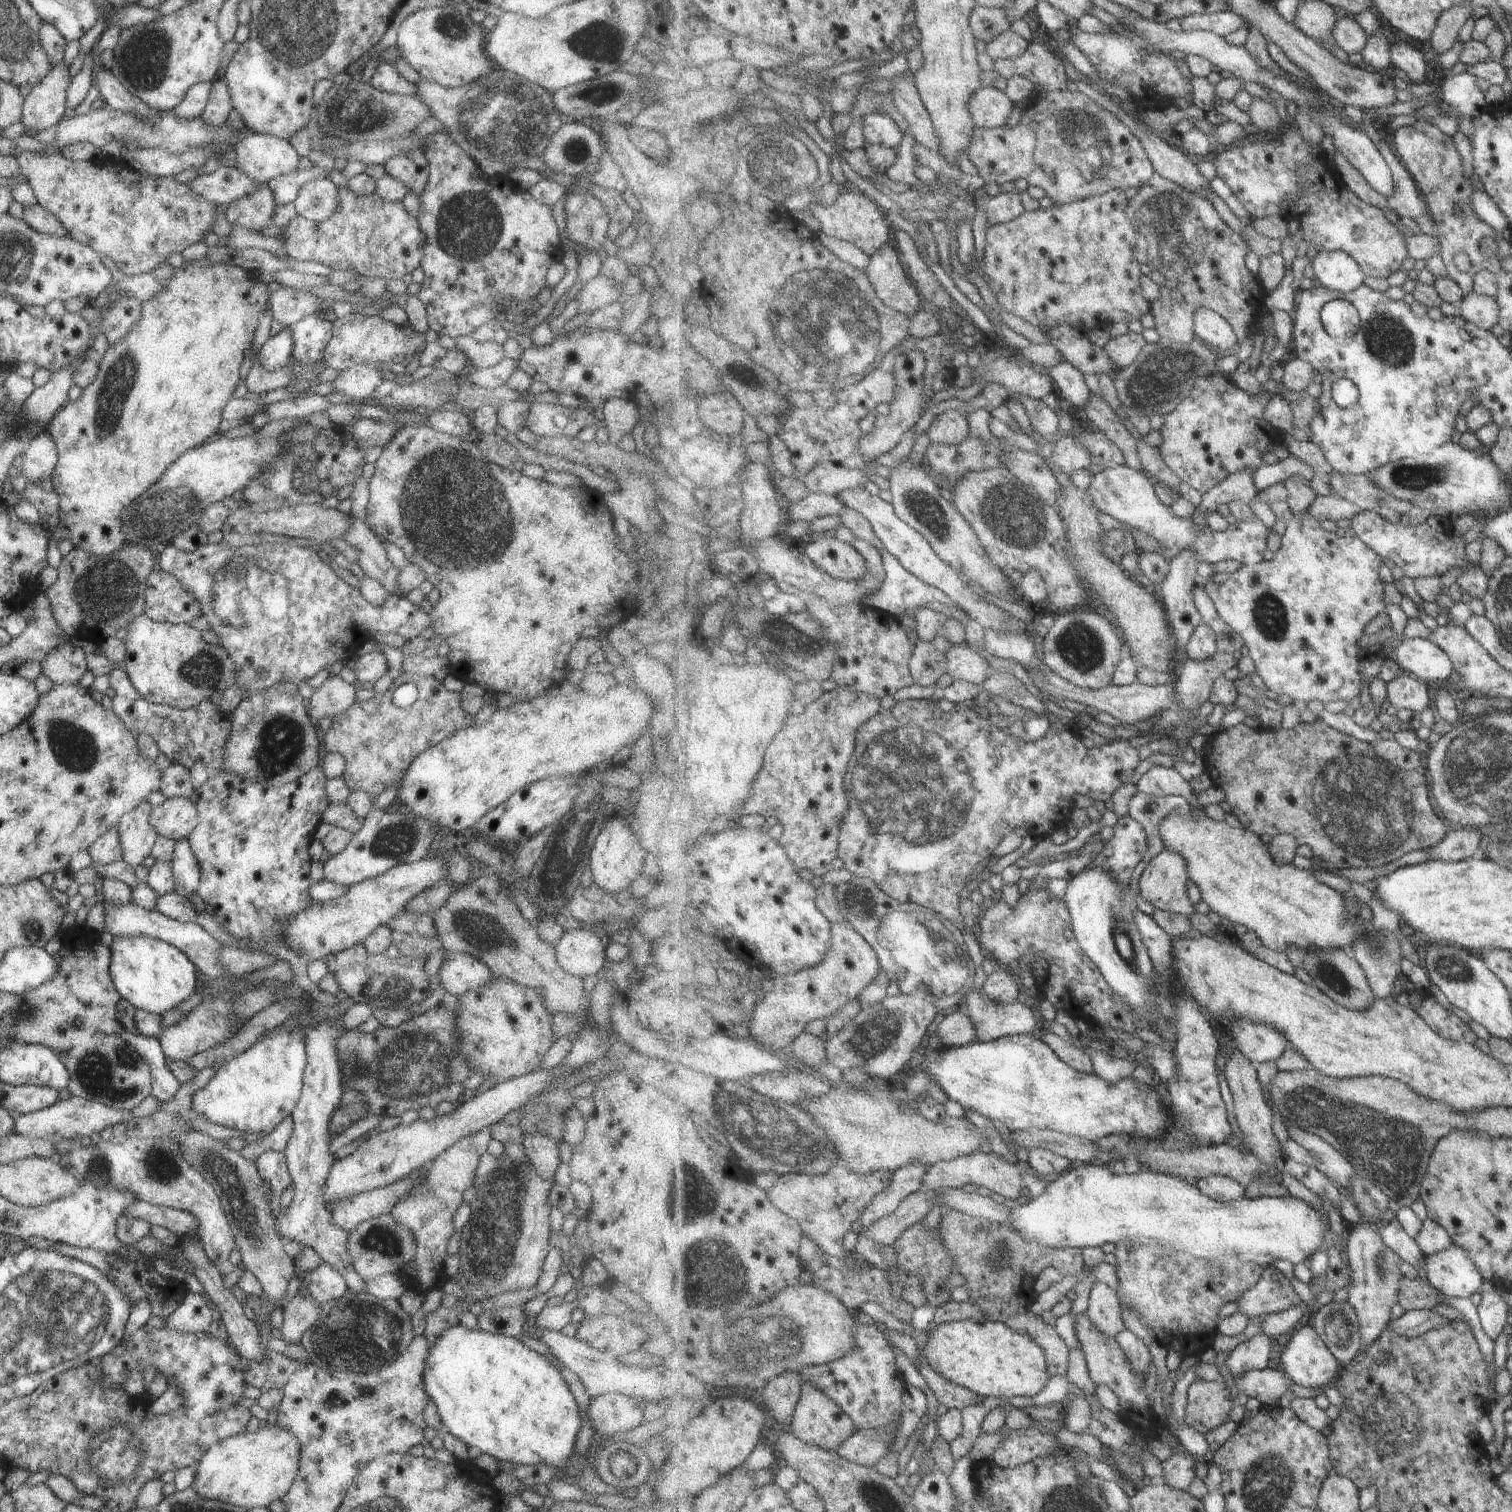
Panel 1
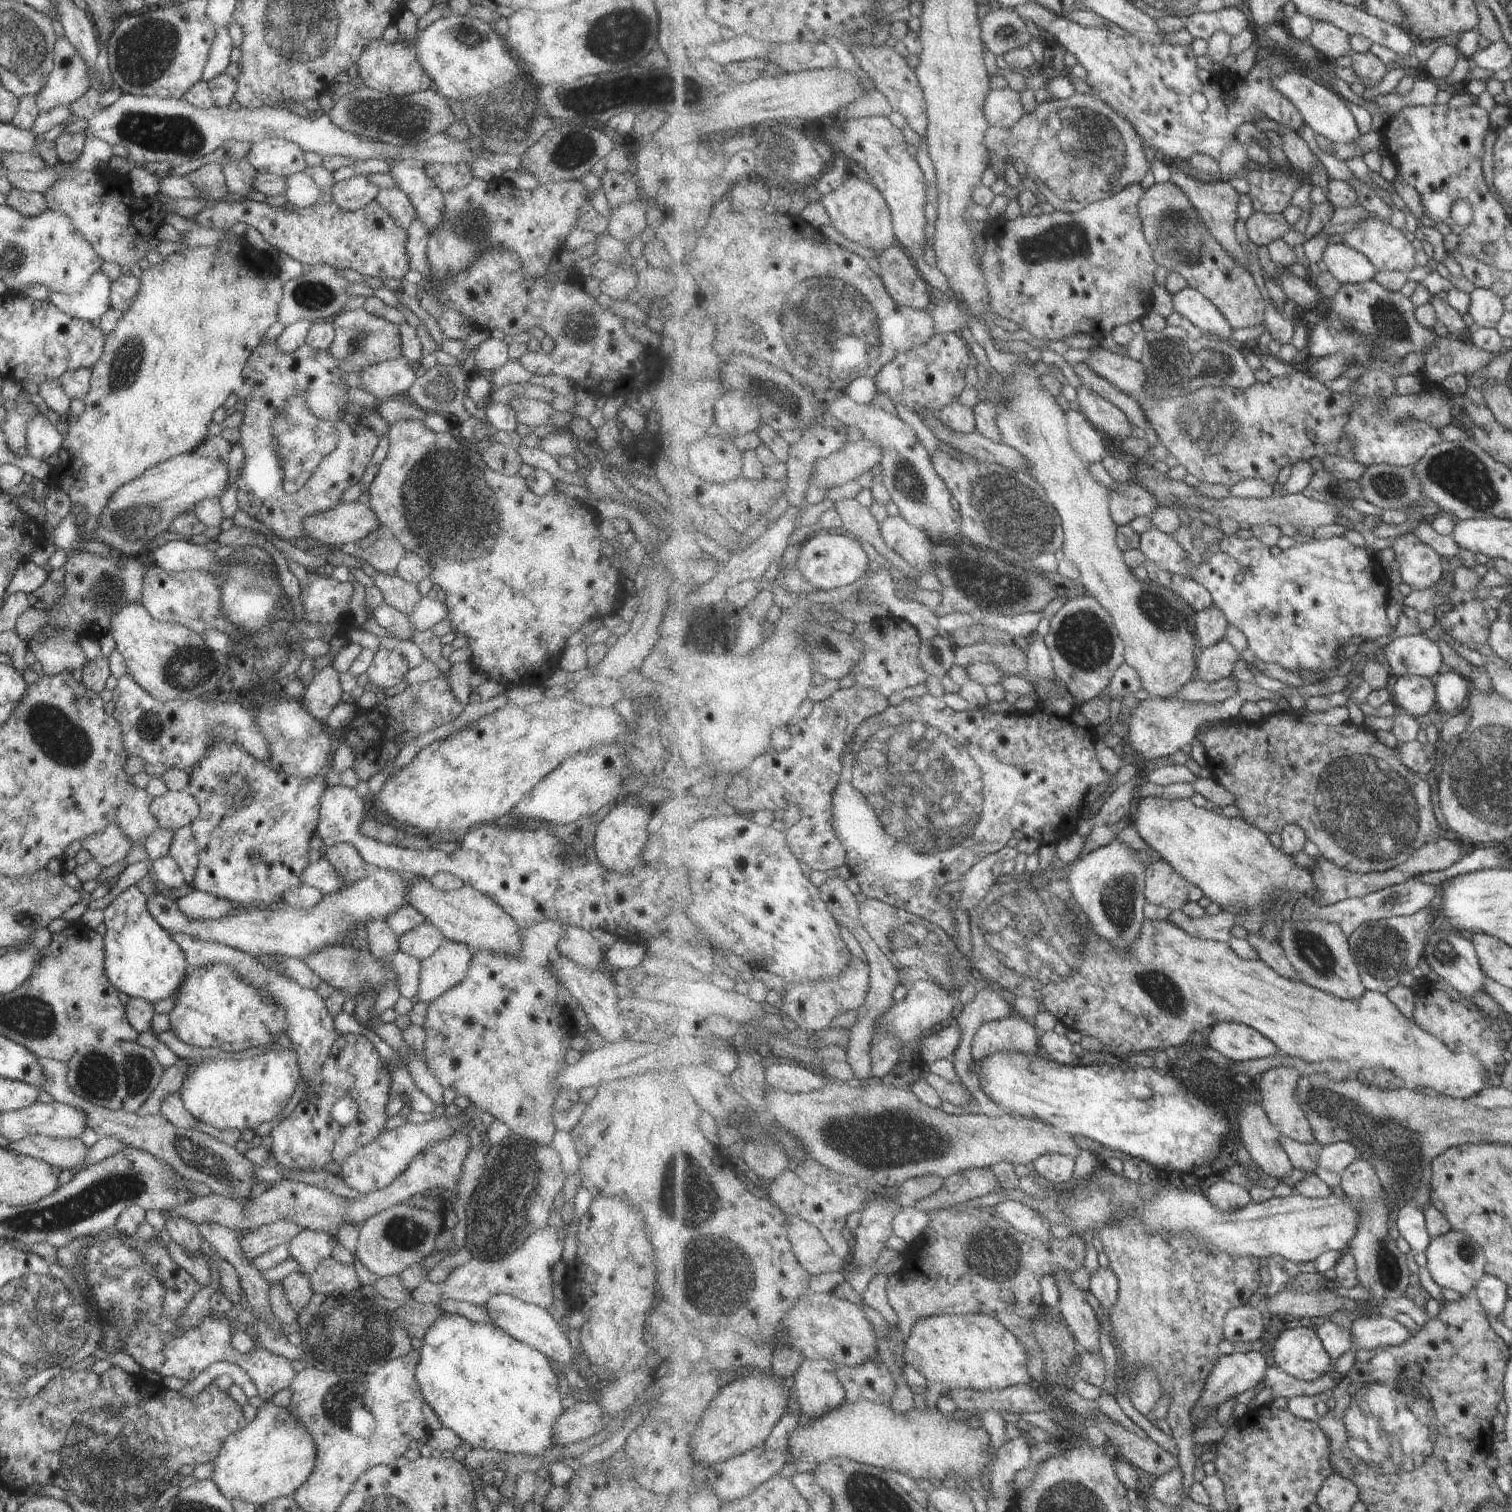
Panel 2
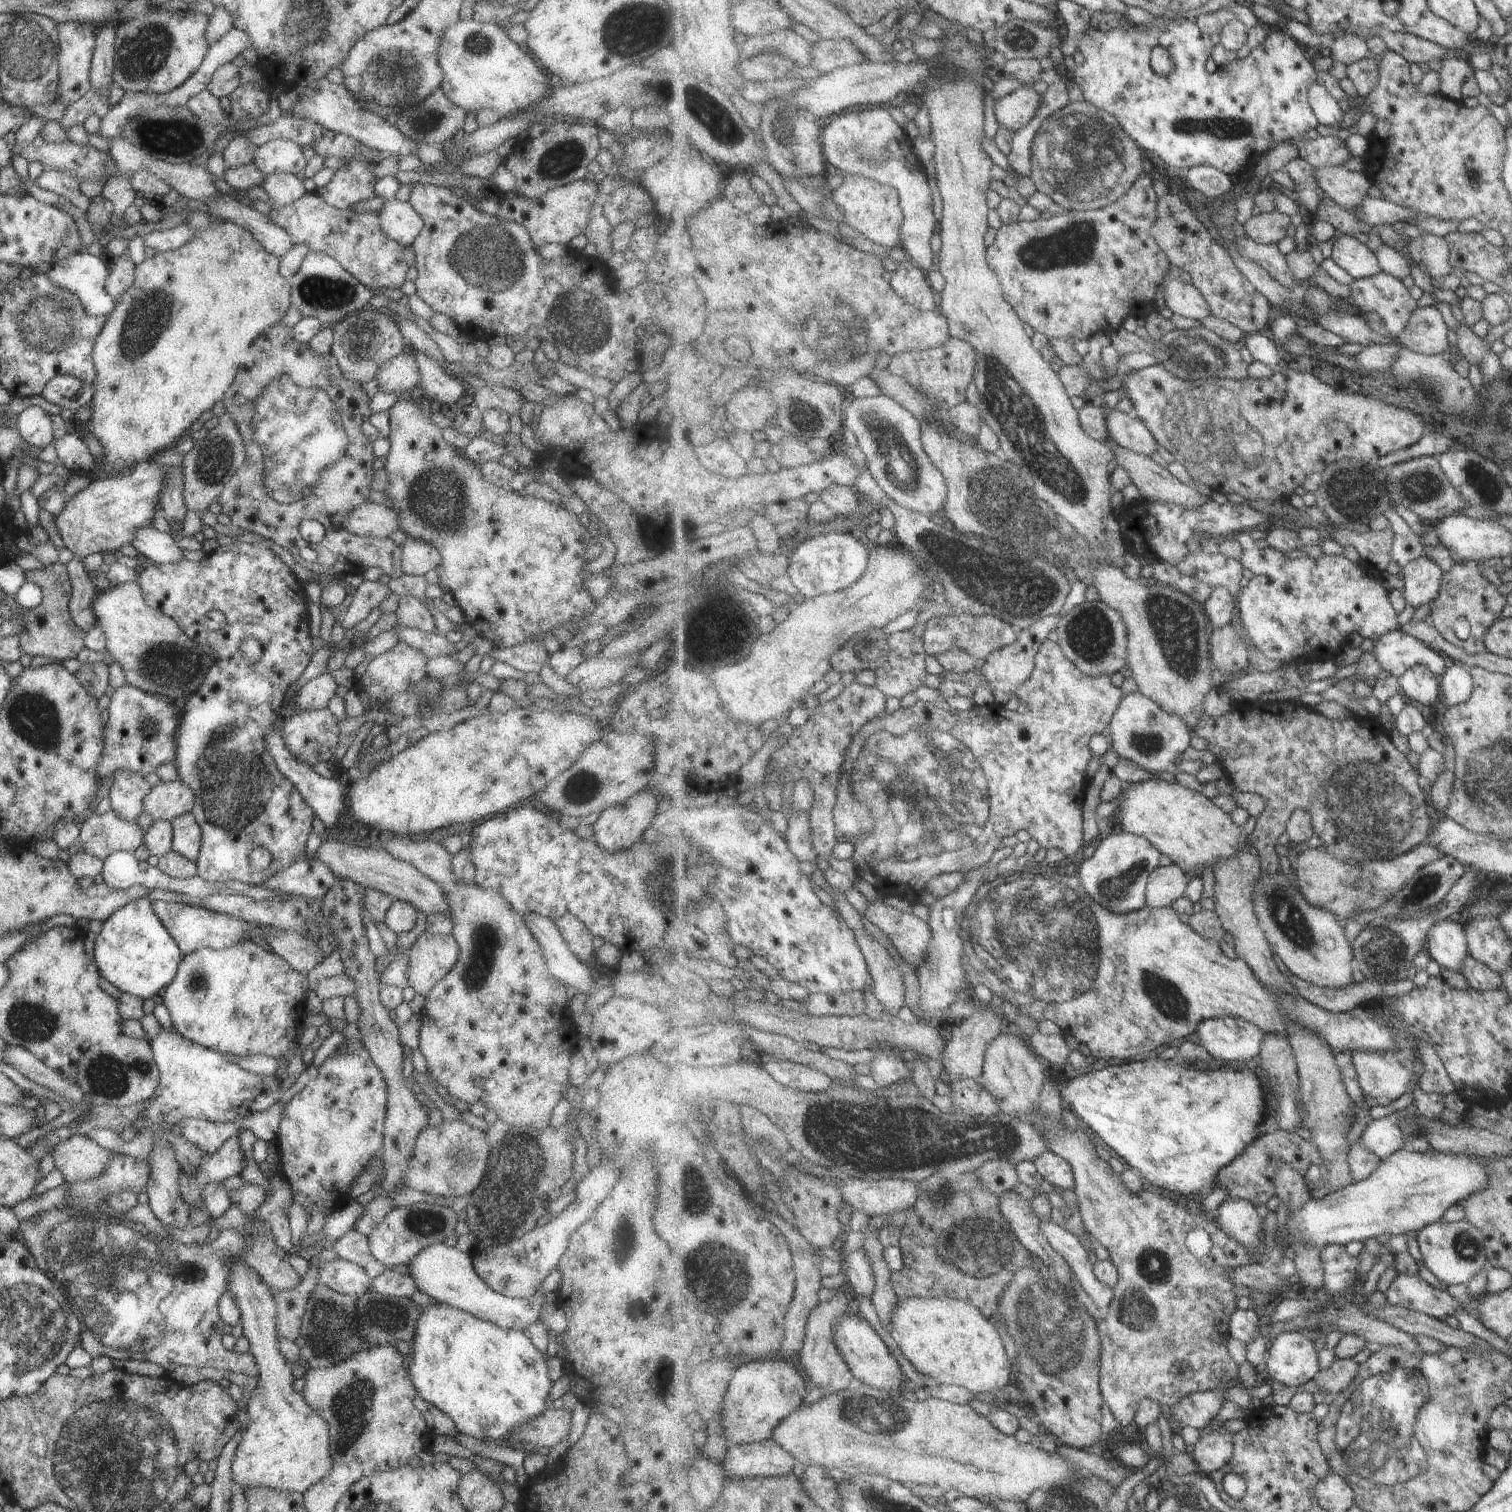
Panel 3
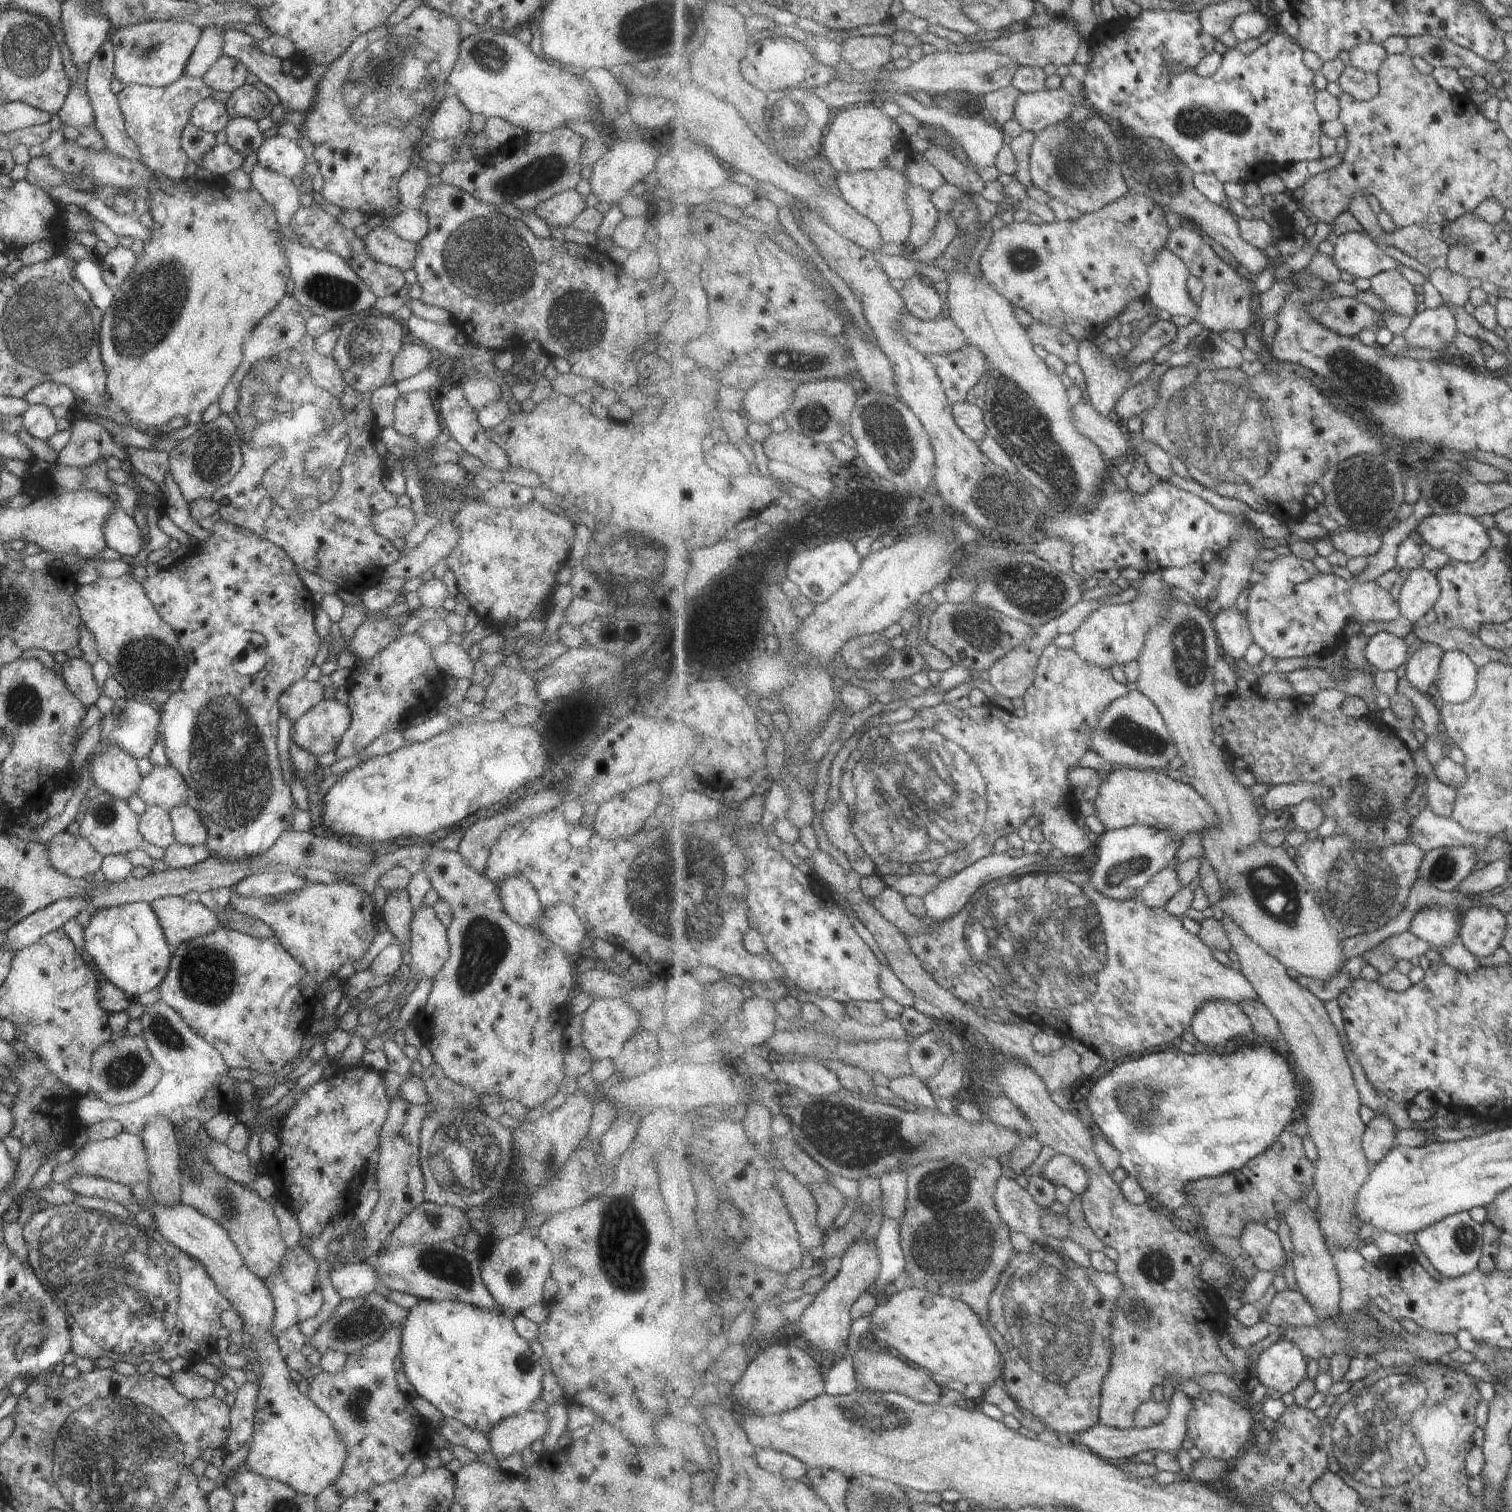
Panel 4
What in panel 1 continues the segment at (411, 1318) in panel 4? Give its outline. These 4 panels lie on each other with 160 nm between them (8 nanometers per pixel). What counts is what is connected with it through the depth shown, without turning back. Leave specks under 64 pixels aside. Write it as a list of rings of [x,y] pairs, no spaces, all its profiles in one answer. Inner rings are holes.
[[[461,1323],[449,1326],[435,1340],[435,1343],[429,1347],[425,1360],[426,1366],[423,1370],[423,1381],[426,1392],[430,1395],[432,1401],[437,1406],[438,1414],[450,1434],[456,1436],[474,1452],[482,1452],[494,1456],[499,1460],[508,1460],[513,1464],[547,1464],[550,1466],[562,1467],[567,1463],[567,1459],[574,1452],[576,1434],[582,1426],[582,1414],[574,1395],[568,1388],[566,1380],[555,1366],[550,1364],[544,1355],[536,1353],[530,1349],[522,1340],[515,1337],[509,1337],[499,1334],[492,1334],[480,1329],[470,1329]]]

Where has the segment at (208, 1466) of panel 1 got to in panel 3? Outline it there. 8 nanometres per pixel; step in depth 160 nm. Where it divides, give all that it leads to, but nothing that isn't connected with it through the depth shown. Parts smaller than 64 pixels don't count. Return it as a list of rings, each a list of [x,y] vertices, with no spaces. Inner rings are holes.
[[[243,1260],[229,1266],[227,1286],[240,1309],[240,1326],[243,1328],[243,1336],[249,1342],[249,1352],[254,1355],[259,1366],[259,1381],[256,1388],[251,1390],[251,1398],[247,1402],[249,1425],[237,1446],[231,1466],[233,1480],[242,1491],[252,1487],[268,1487],[303,1494],[313,1484],[322,1480],[333,1467],[327,1420],[305,1401],[302,1392],[297,1393],[292,1387],[296,1378],[295,1370],[279,1349],[277,1304],[271,1288]]]

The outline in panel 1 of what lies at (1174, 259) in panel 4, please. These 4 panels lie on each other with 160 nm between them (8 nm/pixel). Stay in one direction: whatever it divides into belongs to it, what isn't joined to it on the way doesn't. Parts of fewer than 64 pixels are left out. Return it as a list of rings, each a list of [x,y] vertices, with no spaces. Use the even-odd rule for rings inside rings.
[[[1200,307],[1195,312],[1195,333],[1223,354],[1235,352],[1240,340],[1233,324],[1218,311]]]

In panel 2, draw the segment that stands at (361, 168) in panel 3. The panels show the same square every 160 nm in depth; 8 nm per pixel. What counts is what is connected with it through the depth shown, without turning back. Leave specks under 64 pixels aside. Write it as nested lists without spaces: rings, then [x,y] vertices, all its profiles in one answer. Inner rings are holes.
[[[354,175],[342,182],[334,183],[331,193],[336,207],[355,211],[376,198],[380,188],[372,184],[365,175]]]

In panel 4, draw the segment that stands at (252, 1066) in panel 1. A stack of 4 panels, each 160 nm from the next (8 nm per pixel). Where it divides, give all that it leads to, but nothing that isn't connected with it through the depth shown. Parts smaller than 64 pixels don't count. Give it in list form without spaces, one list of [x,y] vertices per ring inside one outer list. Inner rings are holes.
[[[159,999],[146,1005],[139,1019],[143,1026],[142,1036],[153,1059],[161,1066],[160,1080],[152,1092],[139,1101],[122,1105],[83,1096],[76,1108],[82,1126],[87,1128],[95,1122],[112,1119],[123,1124],[124,1132],[139,1135],[144,1125],[158,1115],[168,1118],[175,1126],[182,1118],[186,1121],[197,1118],[203,1124],[219,1112],[239,1110],[238,1082],[230,1078],[223,1056],[204,1037],[196,1034],[177,1010]]]

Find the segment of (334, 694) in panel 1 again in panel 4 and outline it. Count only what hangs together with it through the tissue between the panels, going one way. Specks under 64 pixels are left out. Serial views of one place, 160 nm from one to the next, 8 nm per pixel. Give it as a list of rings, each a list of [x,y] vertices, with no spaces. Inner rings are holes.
[[[298,679],[278,695],[281,714],[287,715],[290,722],[294,722],[324,699],[325,690],[318,681]]]

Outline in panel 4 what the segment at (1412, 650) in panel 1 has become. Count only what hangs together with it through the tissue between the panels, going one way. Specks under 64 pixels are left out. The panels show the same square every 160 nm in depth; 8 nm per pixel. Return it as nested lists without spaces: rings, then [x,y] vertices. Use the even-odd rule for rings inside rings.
[[[1378,633],[1369,638],[1367,645],[1367,657],[1374,670],[1397,671],[1410,662],[1408,642],[1394,633]]]

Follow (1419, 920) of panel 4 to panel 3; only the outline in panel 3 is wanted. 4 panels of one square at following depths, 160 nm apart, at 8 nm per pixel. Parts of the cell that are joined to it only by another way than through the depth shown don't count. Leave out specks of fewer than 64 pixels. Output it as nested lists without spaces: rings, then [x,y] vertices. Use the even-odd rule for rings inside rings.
[[[1451,919],[1434,923],[1428,935],[1427,953],[1440,965],[1456,972],[1463,972],[1466,955],[1469,955],[1466,927]]]

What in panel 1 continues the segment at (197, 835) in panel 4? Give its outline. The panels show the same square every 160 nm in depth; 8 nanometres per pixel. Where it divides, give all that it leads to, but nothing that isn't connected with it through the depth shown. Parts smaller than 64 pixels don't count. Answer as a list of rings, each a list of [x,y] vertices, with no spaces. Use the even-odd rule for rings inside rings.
[[[187,838],[175,841],[173,857],[170,863],[175,880],[174,892],[183,897],[191,896],[198,888],[201,870]]]

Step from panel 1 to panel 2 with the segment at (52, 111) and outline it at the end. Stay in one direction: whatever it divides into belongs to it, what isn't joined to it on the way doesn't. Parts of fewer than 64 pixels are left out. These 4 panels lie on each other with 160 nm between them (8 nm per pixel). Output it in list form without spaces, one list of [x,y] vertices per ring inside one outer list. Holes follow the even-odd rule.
[[[66,35],[57,37],[53,50],[54,68],[50,72],[48,80],[42,90],[34,96],[37,108],[47,111],[61,104],[73,103],[91,87],[91,76],[86,61],[81,57],[77,48],[68,40]]]

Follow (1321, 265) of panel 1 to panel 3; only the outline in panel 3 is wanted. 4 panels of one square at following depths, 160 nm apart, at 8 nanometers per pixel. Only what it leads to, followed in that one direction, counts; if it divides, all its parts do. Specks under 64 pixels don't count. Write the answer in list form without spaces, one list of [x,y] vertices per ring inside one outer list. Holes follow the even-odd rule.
[[[1342,235],[1335,242],[1332,258],[1356,280],[1370,278],[1383,271],[1377,252],[1353,235]]]

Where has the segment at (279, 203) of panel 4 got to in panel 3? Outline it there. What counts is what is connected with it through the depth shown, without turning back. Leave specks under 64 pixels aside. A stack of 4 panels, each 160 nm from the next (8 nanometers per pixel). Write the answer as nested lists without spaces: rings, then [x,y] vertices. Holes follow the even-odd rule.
[[[272,173],[266,175],[261,186],[268,193],[273,209],[281,209],[284,205],[296,202],[306,194],[306,190],[296,175],[286,173]]]

